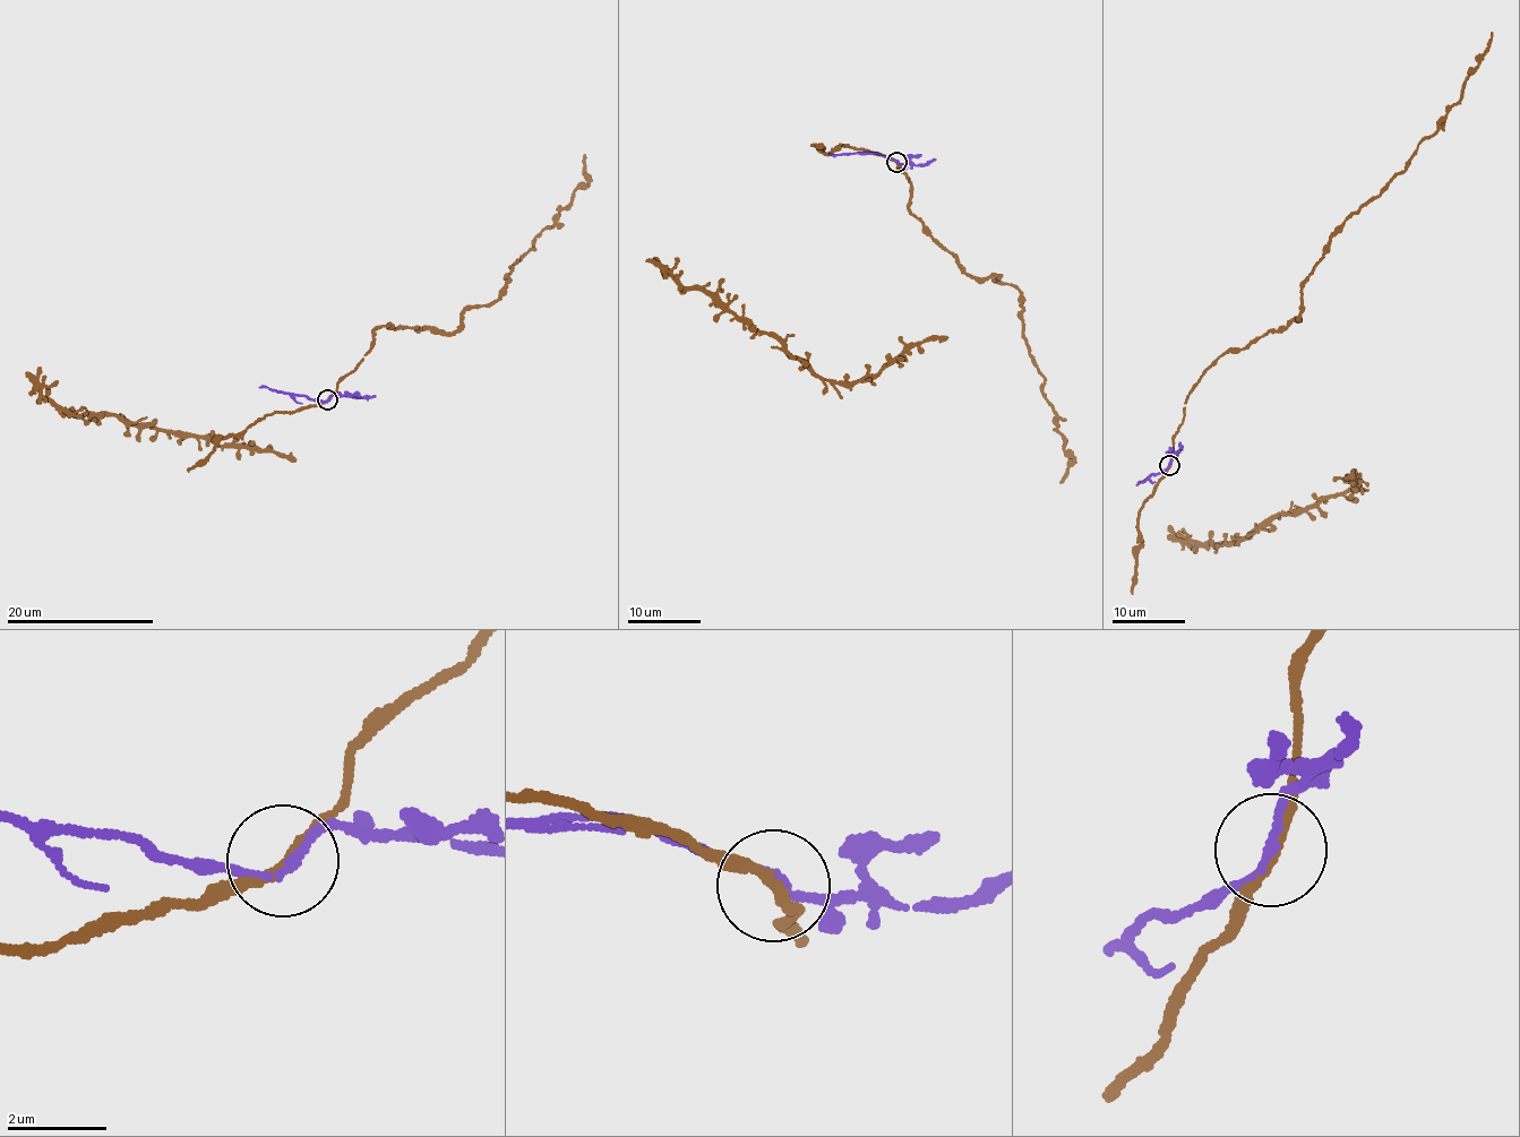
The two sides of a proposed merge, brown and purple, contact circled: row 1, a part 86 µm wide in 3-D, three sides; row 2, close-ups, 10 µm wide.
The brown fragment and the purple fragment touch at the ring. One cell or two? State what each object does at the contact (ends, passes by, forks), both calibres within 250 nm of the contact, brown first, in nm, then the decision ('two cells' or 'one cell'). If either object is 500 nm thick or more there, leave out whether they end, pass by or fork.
brown passes by; purple passes by; 200 nm thick on the brown side, 120 nm on the other; two cells

